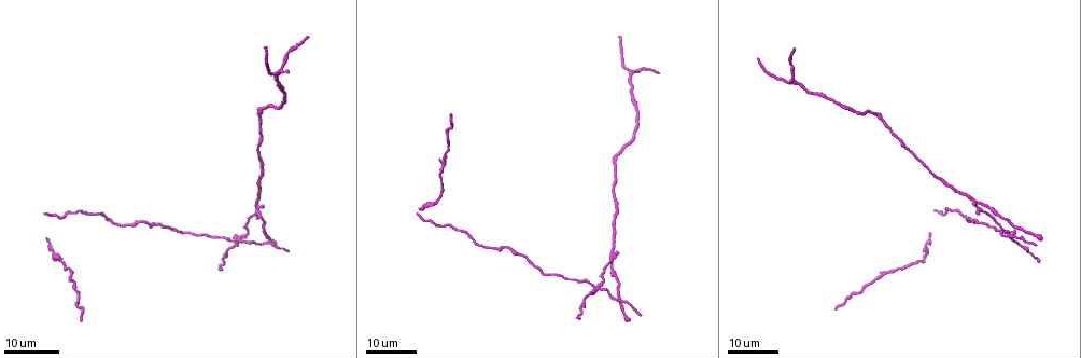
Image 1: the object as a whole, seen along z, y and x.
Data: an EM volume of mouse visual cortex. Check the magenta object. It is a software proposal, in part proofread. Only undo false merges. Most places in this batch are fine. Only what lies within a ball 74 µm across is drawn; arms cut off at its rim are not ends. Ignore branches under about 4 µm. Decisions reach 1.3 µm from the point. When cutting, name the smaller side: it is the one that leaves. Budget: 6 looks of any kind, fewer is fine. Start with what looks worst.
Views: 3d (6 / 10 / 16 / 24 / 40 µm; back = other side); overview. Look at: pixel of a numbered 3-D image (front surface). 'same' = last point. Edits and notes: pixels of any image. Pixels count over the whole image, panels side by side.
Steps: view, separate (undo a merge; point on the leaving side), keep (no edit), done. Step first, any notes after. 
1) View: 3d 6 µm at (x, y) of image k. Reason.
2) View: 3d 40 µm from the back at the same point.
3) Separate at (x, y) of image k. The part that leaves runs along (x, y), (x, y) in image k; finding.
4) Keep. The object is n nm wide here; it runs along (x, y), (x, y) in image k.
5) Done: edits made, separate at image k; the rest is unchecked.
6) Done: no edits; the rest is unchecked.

View: 3d 16 µm at (277, 74) of image 1. A fork.

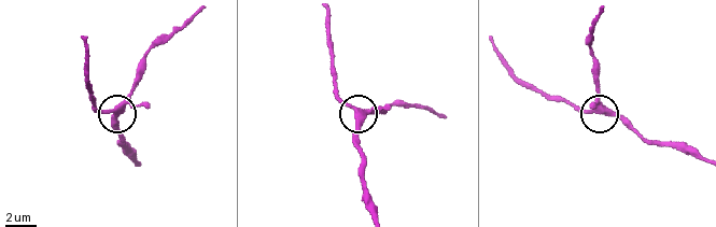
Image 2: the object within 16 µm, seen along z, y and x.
View: 3d 6 µm at (114, 109) of image 2.

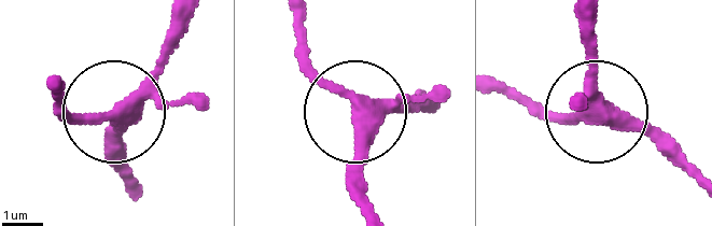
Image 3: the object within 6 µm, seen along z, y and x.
Keep. The object is 340 nm wide here; it runs along (134, 187), (120, 116), (181, 37) in image 3; one neuron here.

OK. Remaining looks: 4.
View: 3d 24 µm at (257, 204) of image 1. Looks like a crossing.

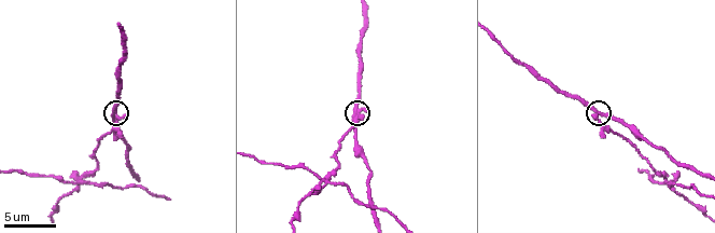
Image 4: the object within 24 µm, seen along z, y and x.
View: 3d 10 µm at (354, 113) of image 4.

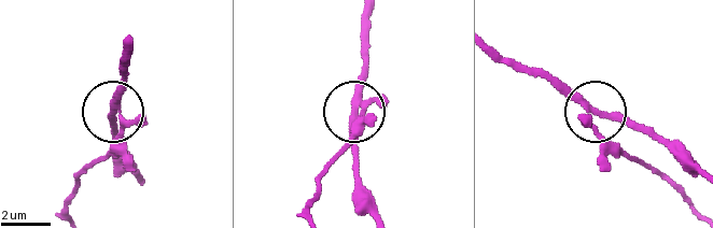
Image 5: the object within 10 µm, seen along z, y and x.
Separate at (603, 136) of image 5. 4 arms meet here; the part that leaves runs along (583, 105), (601, 134), (651, 166), (694, 209) in image 5; a second neuron is stuck on.

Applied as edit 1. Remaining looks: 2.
View: 3d 24 µm at (283, 90) of image 1. Calibre changes.

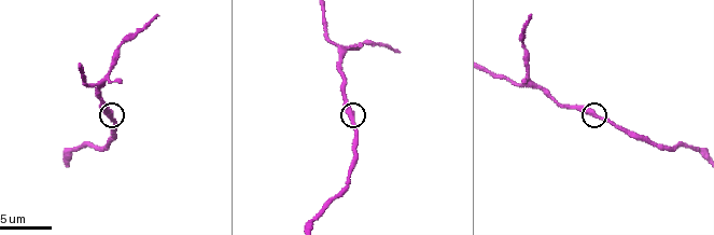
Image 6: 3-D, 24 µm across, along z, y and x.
View: 3d 10 µm at (112, 116) of image 6.

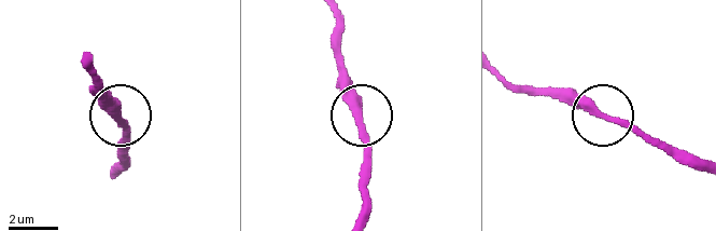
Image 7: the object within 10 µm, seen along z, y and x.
Keep. It runs along (361, 213), (363, 113), (340, 66) in image 7; one neuron here.

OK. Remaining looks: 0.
Done: edits made, separate at image 5; the rest is unchecked.

